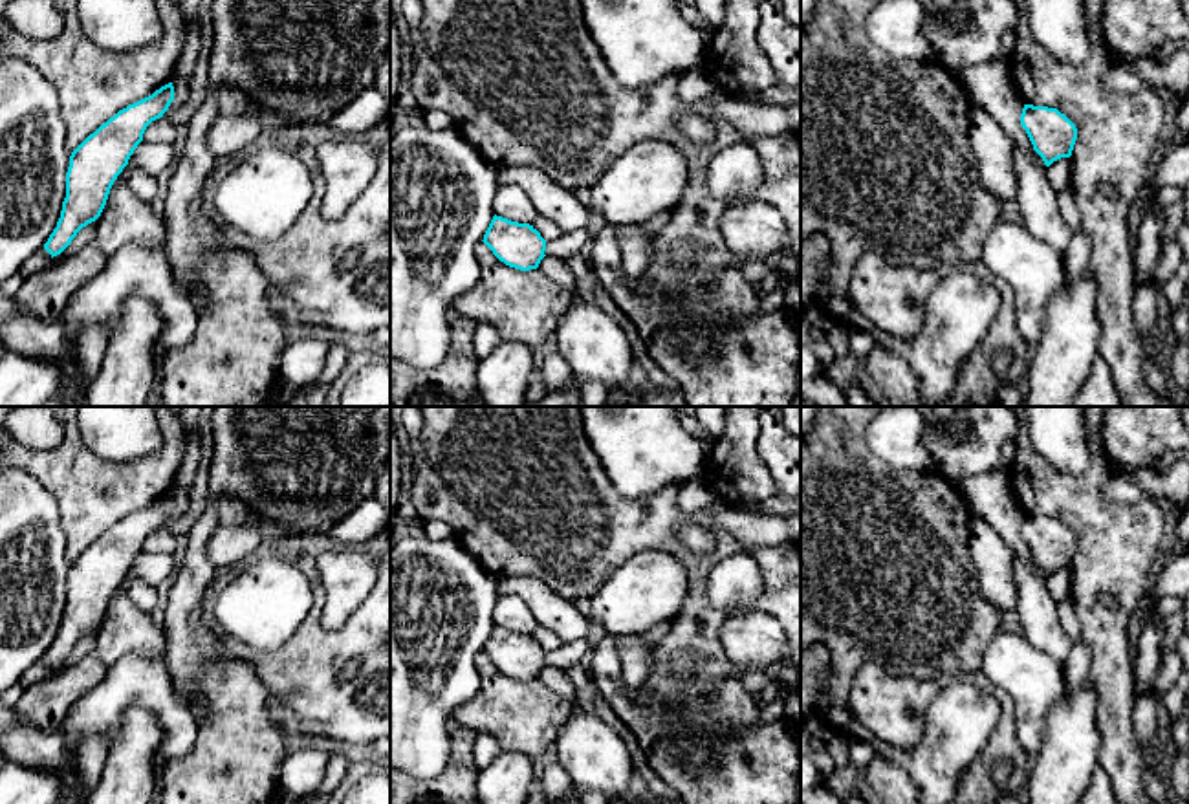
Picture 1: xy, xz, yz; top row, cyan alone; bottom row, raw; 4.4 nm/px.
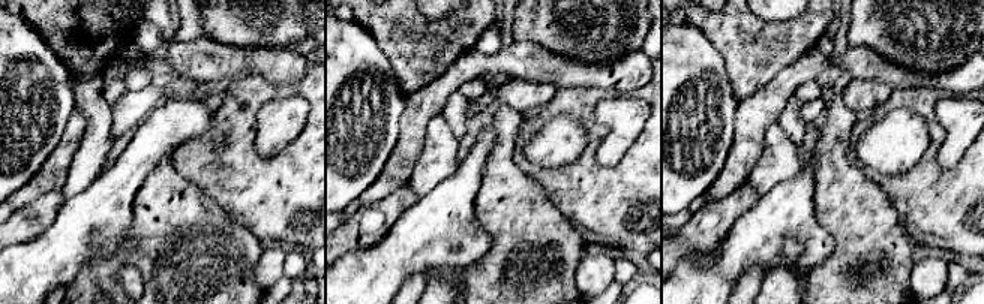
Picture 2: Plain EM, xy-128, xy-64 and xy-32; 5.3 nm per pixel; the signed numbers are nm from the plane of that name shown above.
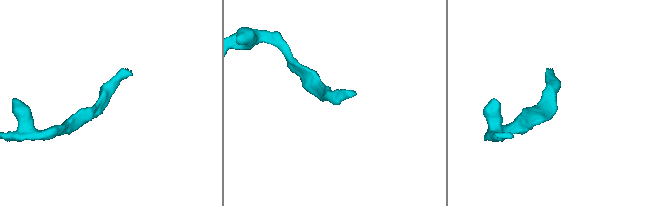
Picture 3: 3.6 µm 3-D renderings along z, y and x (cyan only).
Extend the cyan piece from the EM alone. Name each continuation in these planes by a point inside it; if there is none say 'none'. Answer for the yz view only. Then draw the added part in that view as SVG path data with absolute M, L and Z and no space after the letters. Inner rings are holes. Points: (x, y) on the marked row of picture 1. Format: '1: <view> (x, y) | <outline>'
none

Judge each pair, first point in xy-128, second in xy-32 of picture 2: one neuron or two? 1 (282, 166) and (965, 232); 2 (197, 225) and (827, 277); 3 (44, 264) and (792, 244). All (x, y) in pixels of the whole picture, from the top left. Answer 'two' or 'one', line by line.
1: one
2: one
3: two

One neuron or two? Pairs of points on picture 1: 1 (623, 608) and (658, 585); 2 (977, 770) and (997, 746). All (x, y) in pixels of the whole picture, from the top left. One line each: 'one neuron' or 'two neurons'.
1: one neuron
2: one neuron

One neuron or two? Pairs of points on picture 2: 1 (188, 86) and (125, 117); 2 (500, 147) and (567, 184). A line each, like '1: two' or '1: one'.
1: one
2: two

